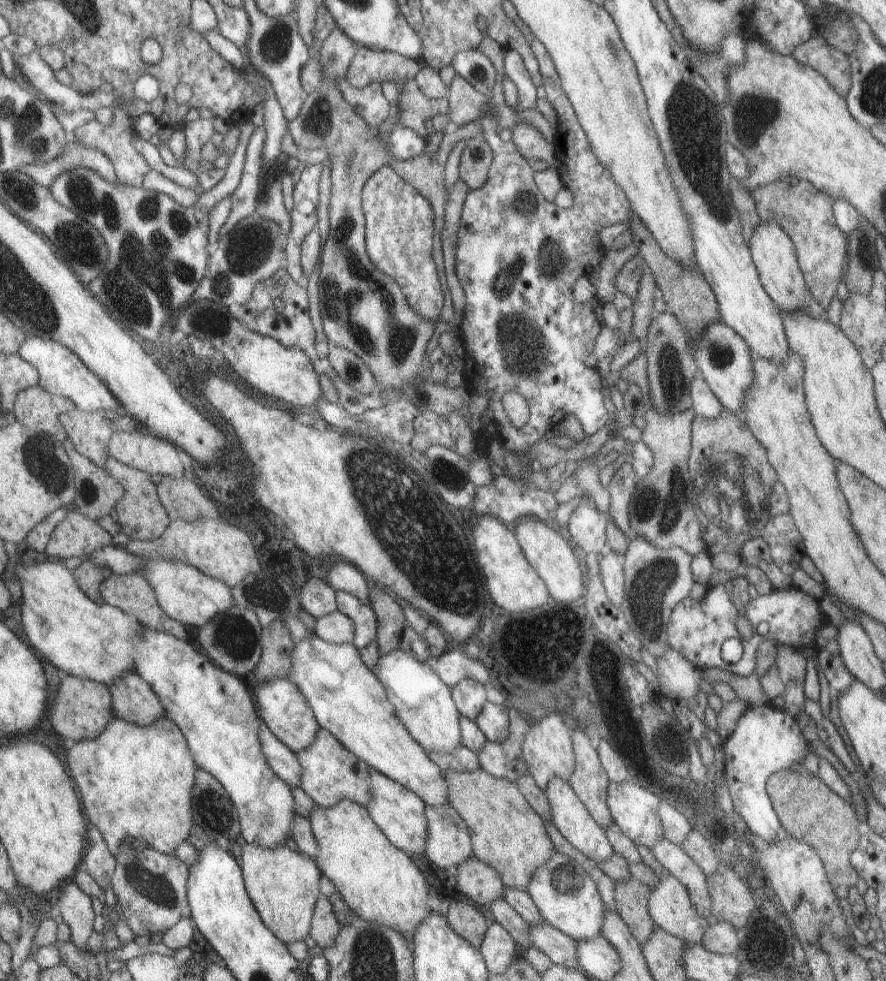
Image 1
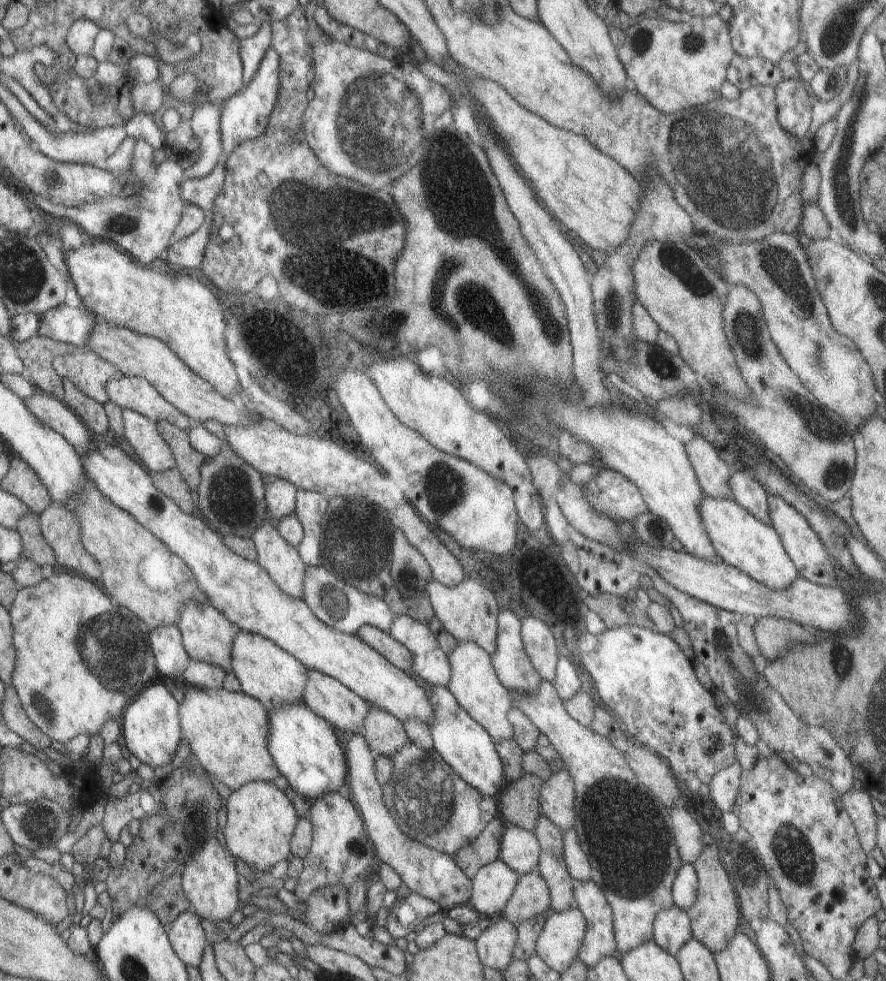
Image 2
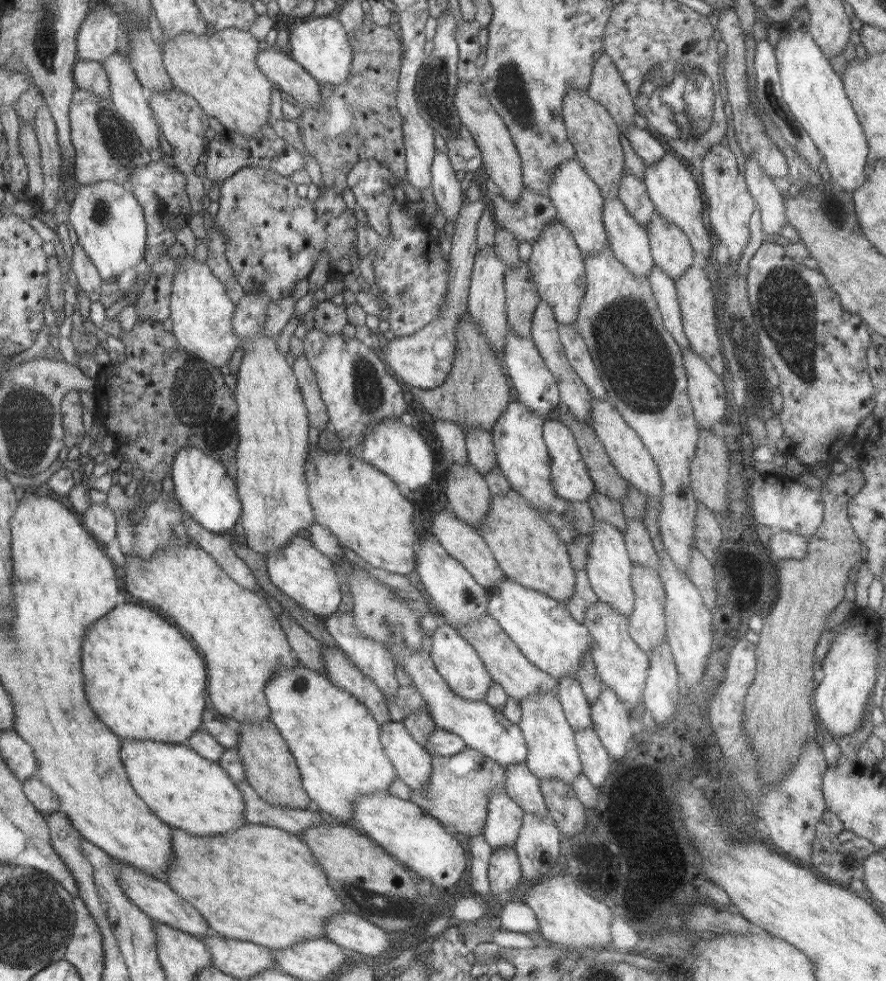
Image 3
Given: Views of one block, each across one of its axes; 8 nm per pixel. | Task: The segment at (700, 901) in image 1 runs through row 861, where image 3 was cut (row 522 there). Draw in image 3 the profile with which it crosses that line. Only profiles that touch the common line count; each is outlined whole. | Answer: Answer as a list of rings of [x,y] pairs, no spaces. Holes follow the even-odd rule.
[[[605,246],[599,252],[585,254],[585,286],[587,292],[579,304],[579,316],[575,320],[577,332],[587,344],[587,350],[593,358],[599,378],[607,388],[607,402],[611,402],[617,412],[623,416],[623,422],[641,438],[647,448],[651,460],[657,466],[657,474],[661,478],[661,496],[659,496],[659,530],[663,538],[663,546],[667,548],[671,560],[681,572],[687,572],[691,546],[695,546],[695,502],[691,490],[689,464],[697,450],[697,422],[691,398],[687,394],[687,370],[683,366],[683,348],[669,334],[663,324],[661,310],[653,296],[653,288],[649,278],[633,274],[623,262],[613,256],[611,246]]]

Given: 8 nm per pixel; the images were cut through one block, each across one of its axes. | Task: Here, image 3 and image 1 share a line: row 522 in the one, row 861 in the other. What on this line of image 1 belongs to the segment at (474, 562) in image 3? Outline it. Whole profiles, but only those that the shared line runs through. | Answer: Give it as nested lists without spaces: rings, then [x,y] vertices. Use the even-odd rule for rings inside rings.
[[[425,808],[429,822],[429,840],[425,844],[427,858],[441,870],[459,868],[473,858],[473,840],[469,826],[455,808]]]

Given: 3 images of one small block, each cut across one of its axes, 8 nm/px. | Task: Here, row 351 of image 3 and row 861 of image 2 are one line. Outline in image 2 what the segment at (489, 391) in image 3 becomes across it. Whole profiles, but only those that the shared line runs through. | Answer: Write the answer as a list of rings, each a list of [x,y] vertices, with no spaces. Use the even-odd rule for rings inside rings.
[[[495,816],[485,830],[479,834],[477,840],[473,840],[471,844],[467,844],[465,848],[461,848],[453,858],[459,864],[459,868],[473,880],[475,874],[479,872],[479,868],[499,860],[501,854],[501,838],[507,830],[507,824],[503,818]]]

